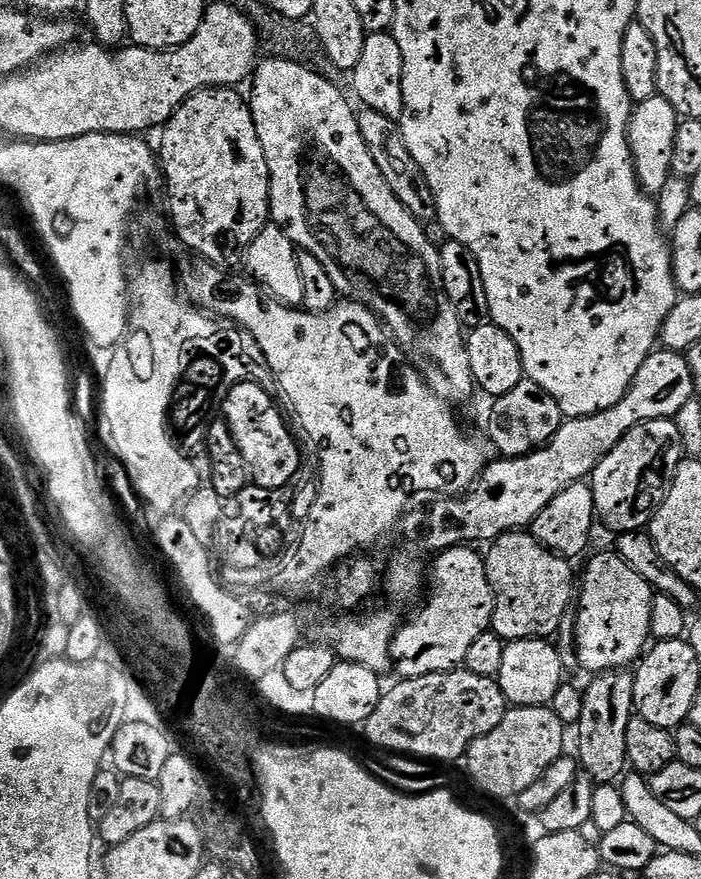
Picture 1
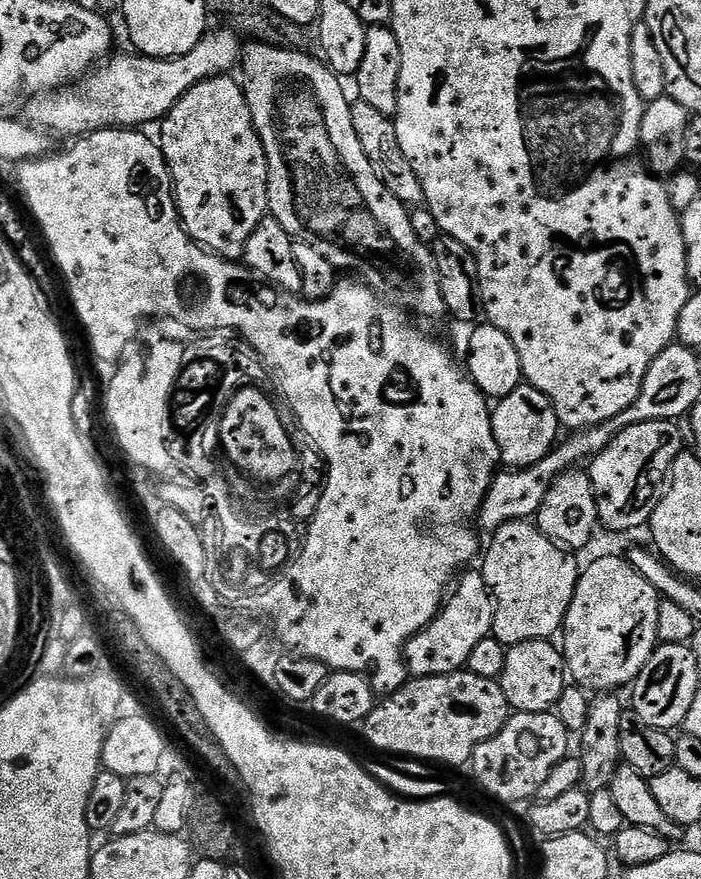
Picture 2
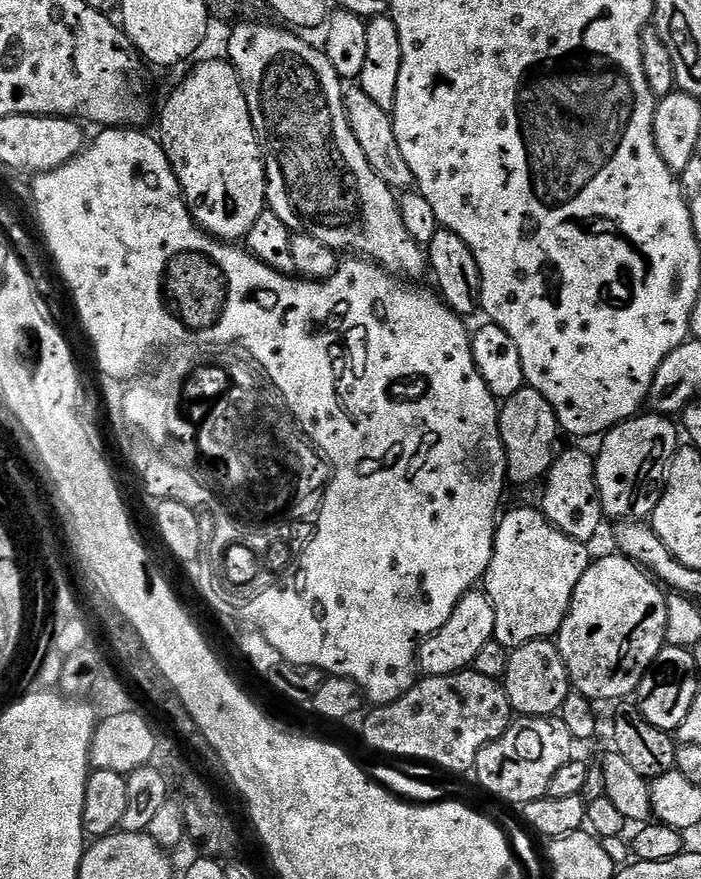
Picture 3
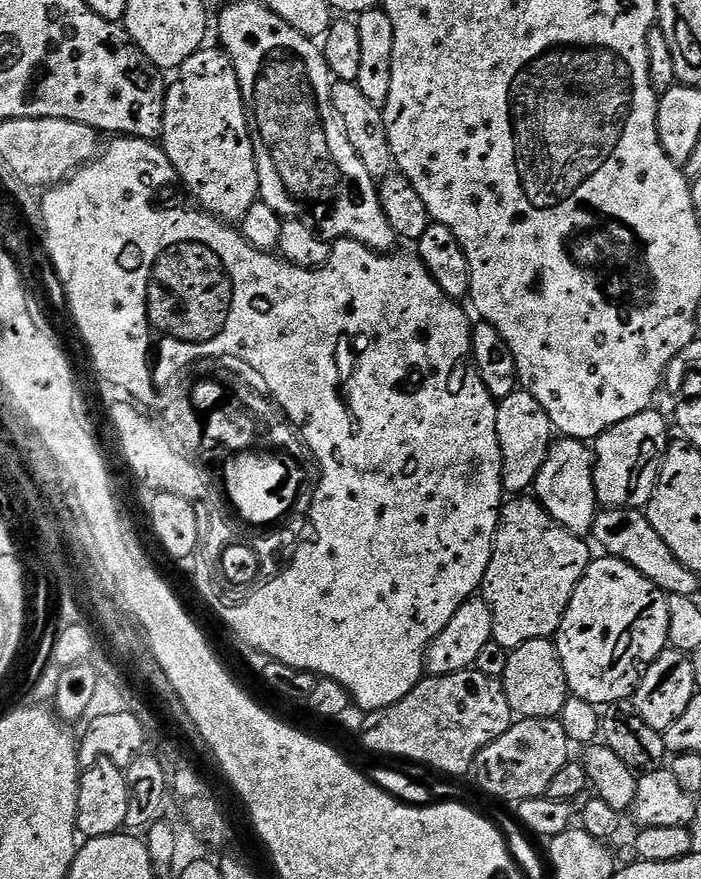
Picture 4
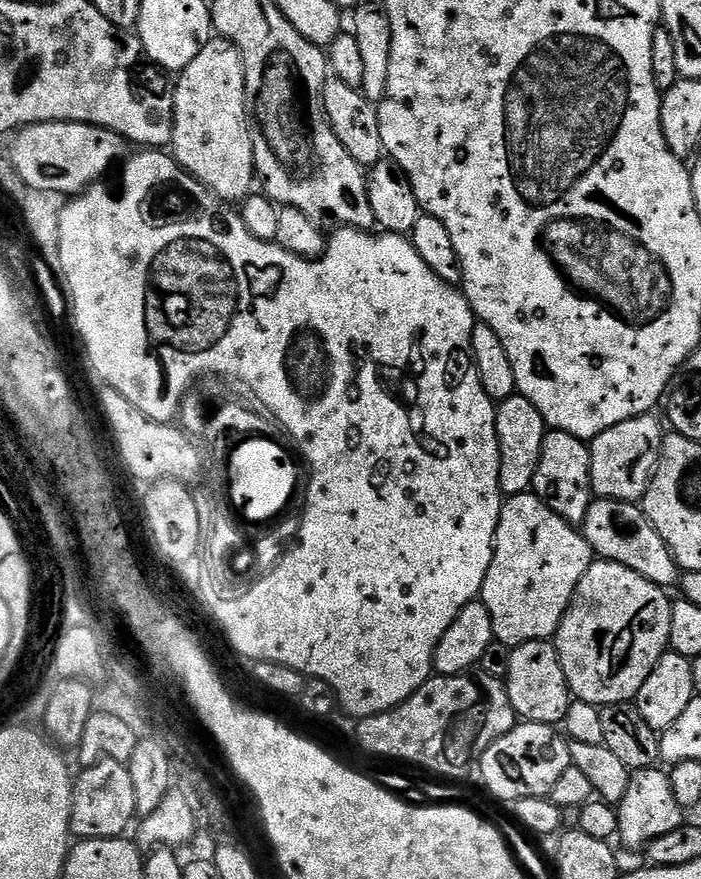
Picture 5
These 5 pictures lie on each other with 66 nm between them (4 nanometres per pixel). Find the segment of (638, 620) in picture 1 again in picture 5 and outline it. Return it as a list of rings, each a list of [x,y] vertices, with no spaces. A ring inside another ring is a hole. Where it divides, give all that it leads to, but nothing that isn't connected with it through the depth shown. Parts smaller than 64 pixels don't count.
[[[599,558],[593,559],[590,570],[586,570],[586,574],[582,574],[582,582],[578,582],[578,590],[574,594],[574,598],[570,602],[570,606],[566,610],[554,637],[554,643],[562,662],[562,670],[566,674],[568,689],[572,691],[575,699],[585,700],[597,706],[626,704],[635,701],[638,690],[642,690],[642,682],[646,682],[646,678],[650,678],[650,670],[654,670],[656,663],[670,648],[668,639],[670,638],[670,614],[672,613],[673,601],[668,600],[668,596],[669,593],[665,589],[659,588],[654,582],[642,578],[642,574],[638,574],[618,562],[610,562]]]

